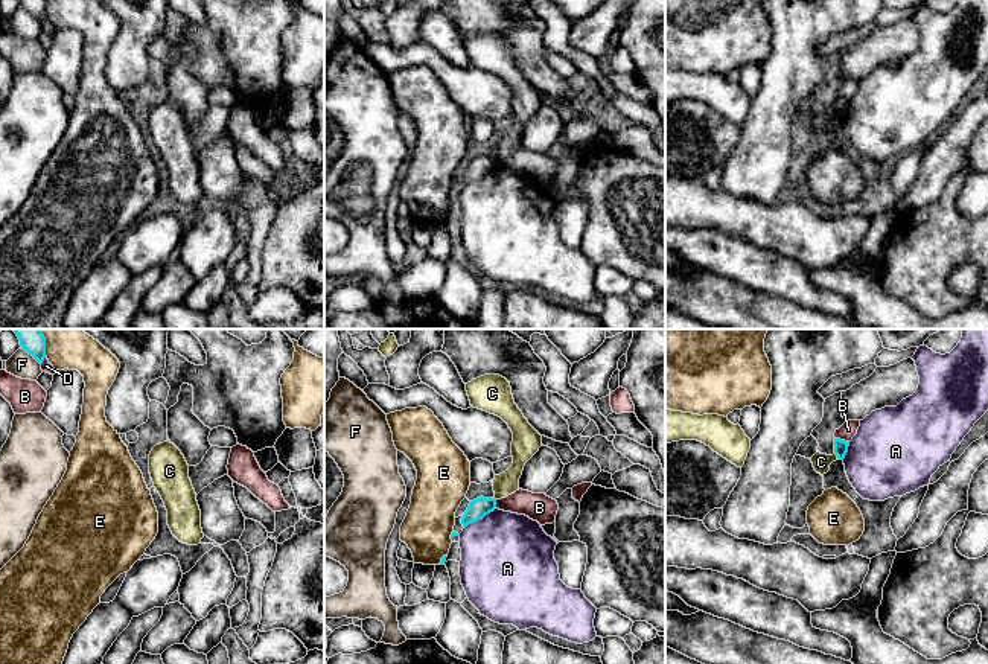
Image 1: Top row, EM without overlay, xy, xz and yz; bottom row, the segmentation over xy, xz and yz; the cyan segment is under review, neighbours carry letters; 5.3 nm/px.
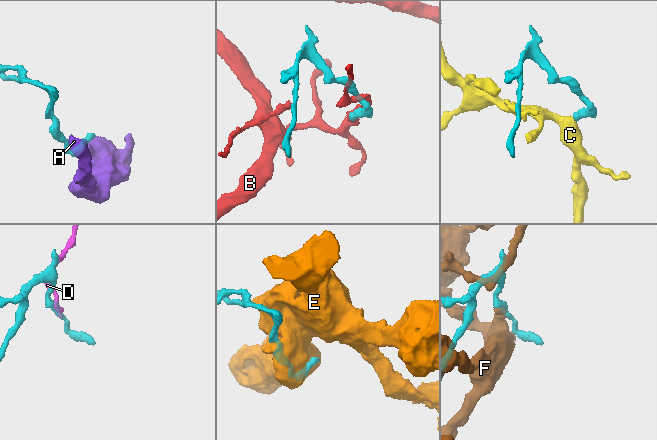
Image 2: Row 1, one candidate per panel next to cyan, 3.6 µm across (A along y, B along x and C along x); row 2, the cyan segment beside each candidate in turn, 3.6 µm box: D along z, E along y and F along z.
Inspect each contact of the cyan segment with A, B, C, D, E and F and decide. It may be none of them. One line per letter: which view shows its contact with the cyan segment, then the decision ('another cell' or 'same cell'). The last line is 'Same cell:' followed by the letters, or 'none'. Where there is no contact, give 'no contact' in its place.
A: xz | another cell
B: yz | another cell
C: yz | another cell
D: xy | another cell
E: xy | another cell
F: xy | another cell
Same cell: none

